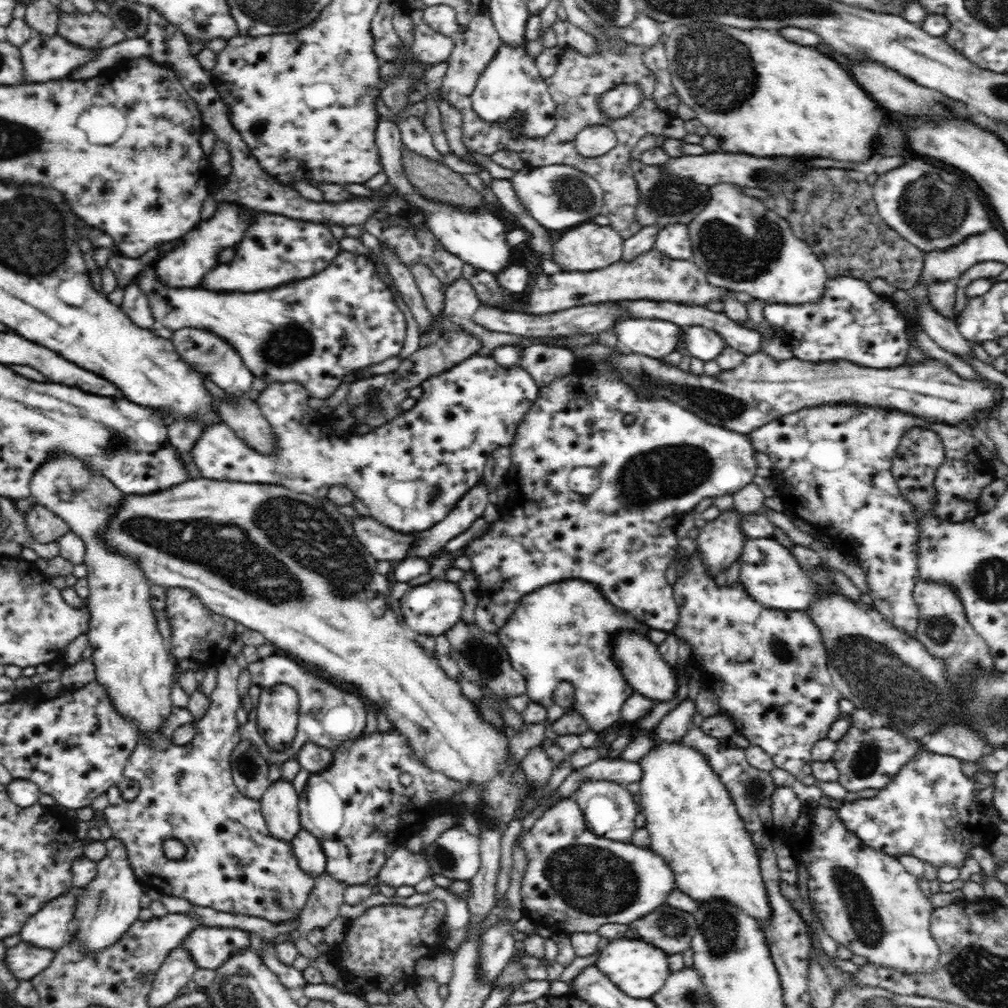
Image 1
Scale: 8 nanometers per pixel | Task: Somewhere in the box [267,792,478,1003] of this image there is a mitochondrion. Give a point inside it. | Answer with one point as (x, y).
(444, 859)

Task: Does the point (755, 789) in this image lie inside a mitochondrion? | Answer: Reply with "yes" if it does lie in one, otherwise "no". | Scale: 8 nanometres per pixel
yes

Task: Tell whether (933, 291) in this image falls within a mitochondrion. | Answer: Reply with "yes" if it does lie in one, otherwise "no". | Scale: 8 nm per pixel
no

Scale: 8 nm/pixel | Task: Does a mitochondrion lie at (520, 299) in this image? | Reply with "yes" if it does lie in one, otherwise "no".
no

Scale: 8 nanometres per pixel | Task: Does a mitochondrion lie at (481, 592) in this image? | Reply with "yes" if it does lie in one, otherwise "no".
no

